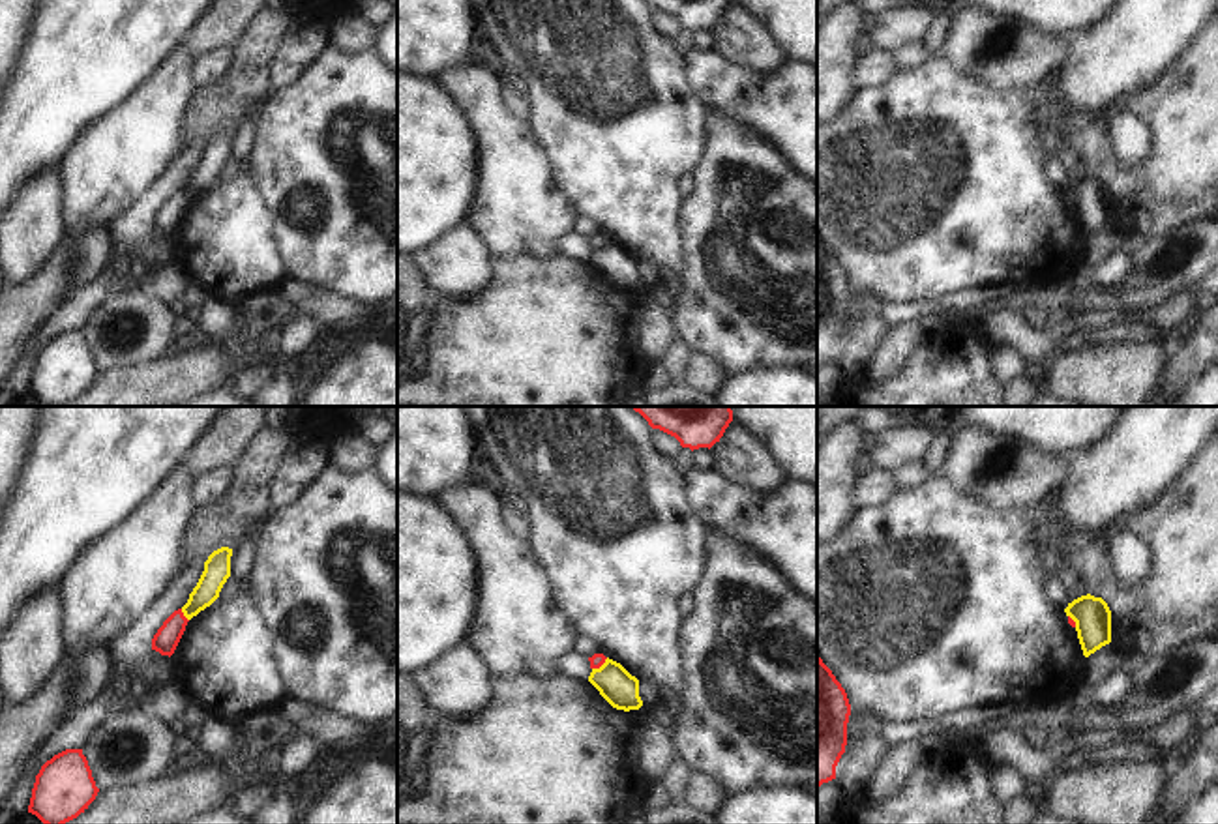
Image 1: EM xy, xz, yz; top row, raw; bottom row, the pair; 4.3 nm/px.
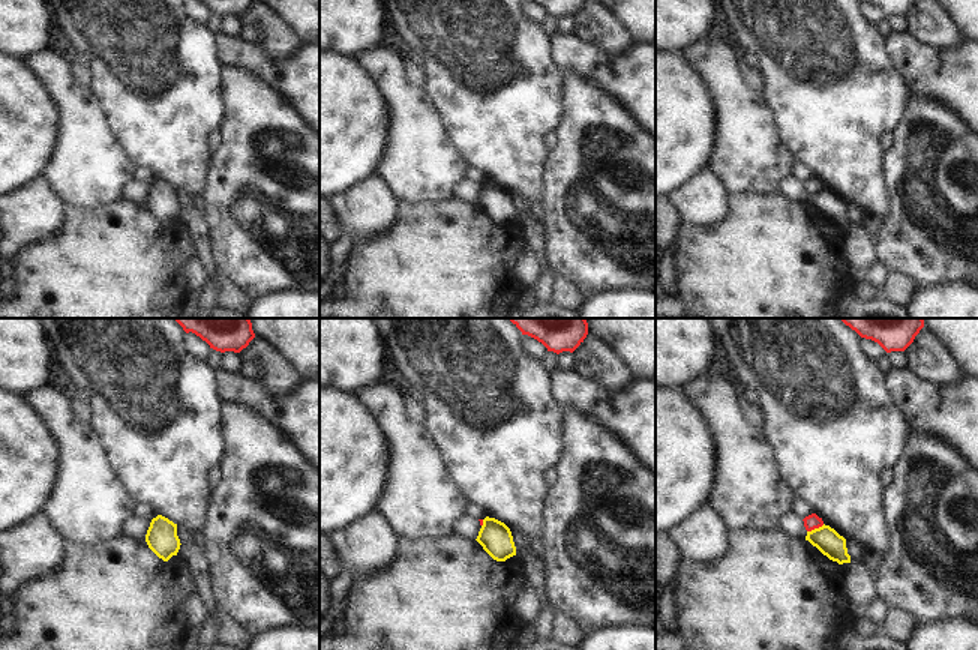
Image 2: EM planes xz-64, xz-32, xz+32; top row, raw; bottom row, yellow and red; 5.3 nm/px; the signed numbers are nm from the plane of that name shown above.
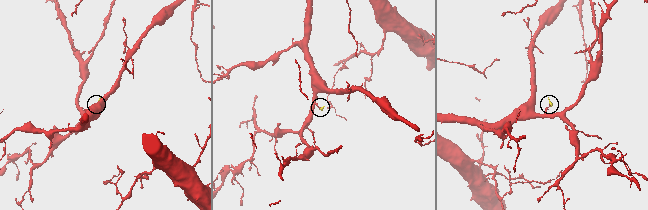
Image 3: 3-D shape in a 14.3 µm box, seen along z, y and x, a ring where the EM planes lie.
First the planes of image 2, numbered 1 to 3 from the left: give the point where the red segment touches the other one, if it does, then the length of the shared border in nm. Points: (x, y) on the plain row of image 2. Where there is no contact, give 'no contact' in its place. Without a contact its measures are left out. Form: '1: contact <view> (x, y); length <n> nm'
1: no contact
2: contact xz-32 (483, 186); length 40 nm
3: contact xz+32 (815, 192); length 100 nm

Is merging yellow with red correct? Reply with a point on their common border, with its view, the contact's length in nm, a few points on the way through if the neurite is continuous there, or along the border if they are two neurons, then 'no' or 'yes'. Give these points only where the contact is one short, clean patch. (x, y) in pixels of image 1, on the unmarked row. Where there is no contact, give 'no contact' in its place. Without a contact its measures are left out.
contact xy (184, 195); length 70 nm; border xy (180, 190), (188, 201); no

